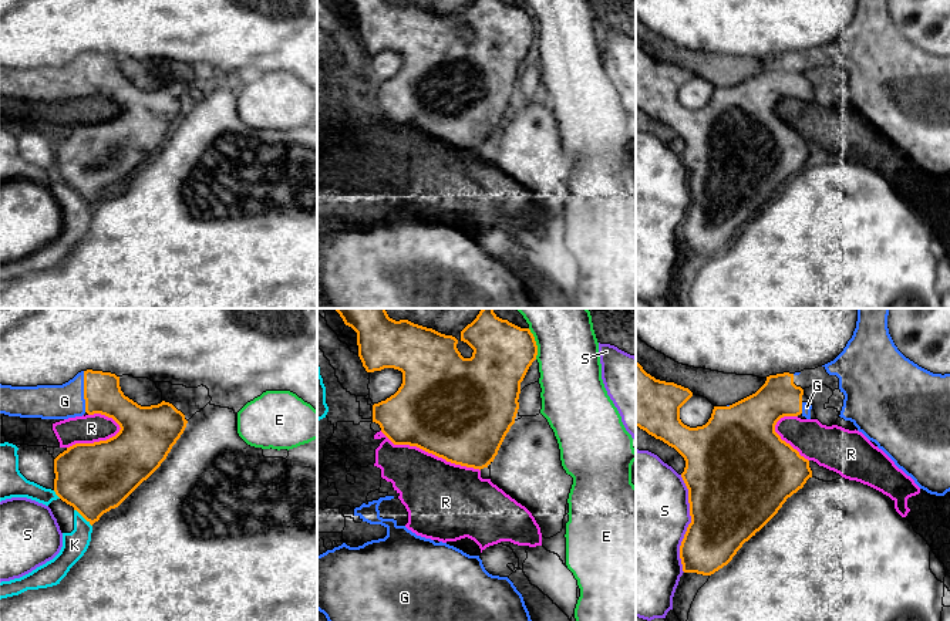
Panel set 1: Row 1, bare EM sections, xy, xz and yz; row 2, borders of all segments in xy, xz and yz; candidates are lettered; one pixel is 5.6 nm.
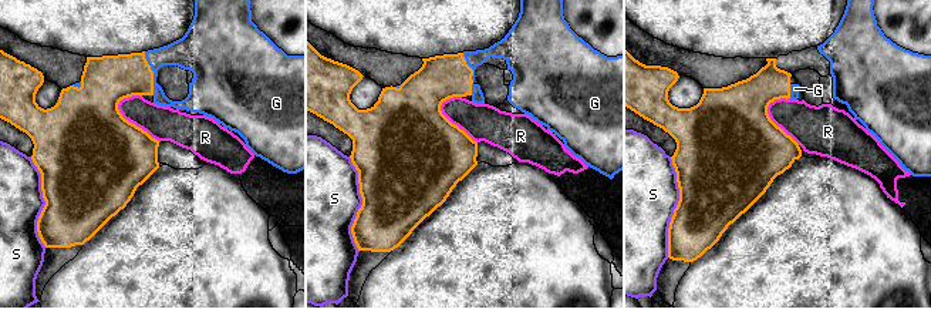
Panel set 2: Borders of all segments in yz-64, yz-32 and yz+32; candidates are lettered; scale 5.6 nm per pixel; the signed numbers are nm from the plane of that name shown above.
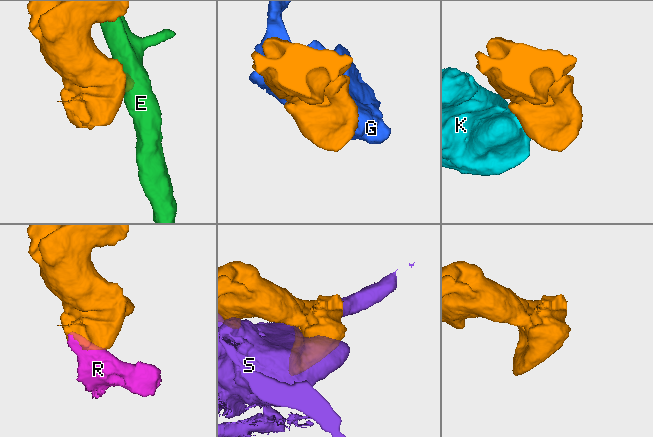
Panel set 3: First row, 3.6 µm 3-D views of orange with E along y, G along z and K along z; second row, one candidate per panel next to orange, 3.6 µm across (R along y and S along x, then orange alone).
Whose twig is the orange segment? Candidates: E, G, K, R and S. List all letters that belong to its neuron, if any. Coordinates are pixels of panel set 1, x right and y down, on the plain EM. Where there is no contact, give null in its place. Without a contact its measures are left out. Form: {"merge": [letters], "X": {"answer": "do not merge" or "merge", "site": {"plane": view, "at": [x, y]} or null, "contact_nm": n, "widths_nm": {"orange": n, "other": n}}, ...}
{"merge": ["G"], "E": {"answer": "do not merge", "site": {"plane": "xz", "at": [535, 26]}, "contact_nm": 180, "widths_nm": {"orange": 340, "other": 360}}, "G": {"answer": "merge", "site": {"plane": "xy", "at": [84, 73]}, "contact_nm": 240, "widths_nm": {"orange": 220, "other": 190}}, "K": {"answer": "do not merge", "site": {"plane": "xy", "at": [83, 198]}, "contact_nm": 140, "widths_nm": {"orange": 400, "other": 140}}, "R": {"answer": "do not merge", "site": {"plane": "xz", "at": [430, 134]}, "contact_nm": 600, "widths_nm": {"orange": 500, "other": 400}}, "S": {"answer": "do not merge", "site": {"plane": "yz", "at": [690, 205]}, "contact_nm": 550, "widths_nm": {"orange": 440, "other": 480}}}

